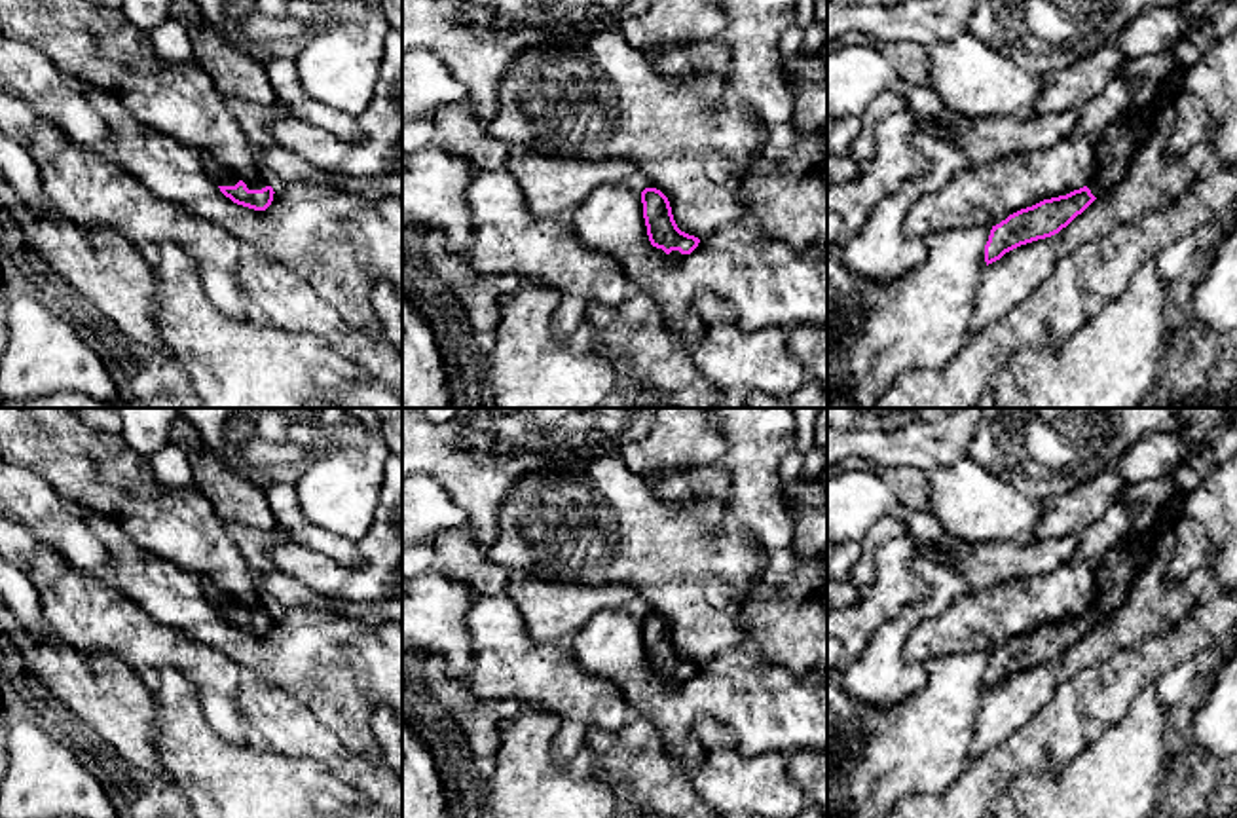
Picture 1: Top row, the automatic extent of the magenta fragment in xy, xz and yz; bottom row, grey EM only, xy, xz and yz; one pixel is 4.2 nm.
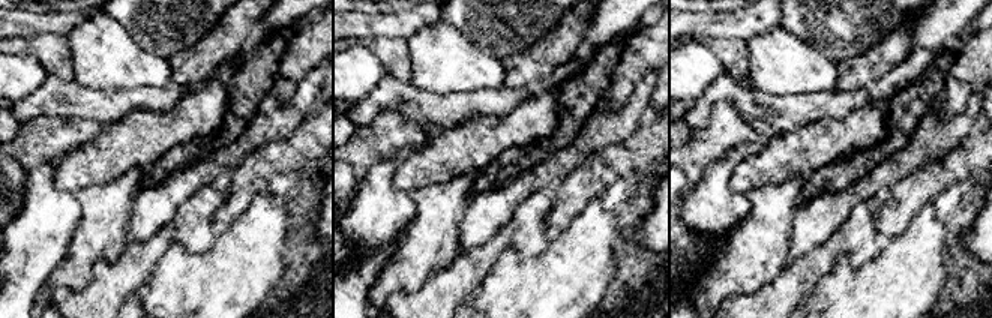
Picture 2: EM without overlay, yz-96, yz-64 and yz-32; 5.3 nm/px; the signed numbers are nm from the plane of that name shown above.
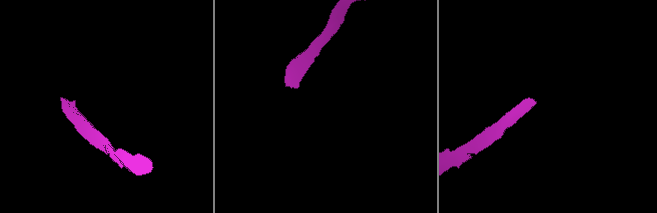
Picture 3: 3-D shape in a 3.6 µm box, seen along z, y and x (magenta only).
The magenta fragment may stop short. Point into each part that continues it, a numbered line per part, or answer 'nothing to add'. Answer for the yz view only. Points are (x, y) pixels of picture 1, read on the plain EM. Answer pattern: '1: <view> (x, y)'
1: yz (1120, 568)

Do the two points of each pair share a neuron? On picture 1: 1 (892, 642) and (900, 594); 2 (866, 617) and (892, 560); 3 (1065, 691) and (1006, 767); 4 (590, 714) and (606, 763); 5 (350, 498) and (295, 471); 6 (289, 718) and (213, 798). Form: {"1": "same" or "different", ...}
{"1": "different", "2": "same", "3": "same", "4": "different", "5": "different", "6": "different"}

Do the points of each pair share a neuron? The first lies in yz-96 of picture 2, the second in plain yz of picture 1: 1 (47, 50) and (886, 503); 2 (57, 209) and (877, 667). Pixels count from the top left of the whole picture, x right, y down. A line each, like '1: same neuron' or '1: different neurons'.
1: different neurons
2: same neuron

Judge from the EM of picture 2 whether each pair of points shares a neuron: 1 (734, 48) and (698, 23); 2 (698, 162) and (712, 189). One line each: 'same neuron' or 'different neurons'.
1: different neurons
2: different neurons

